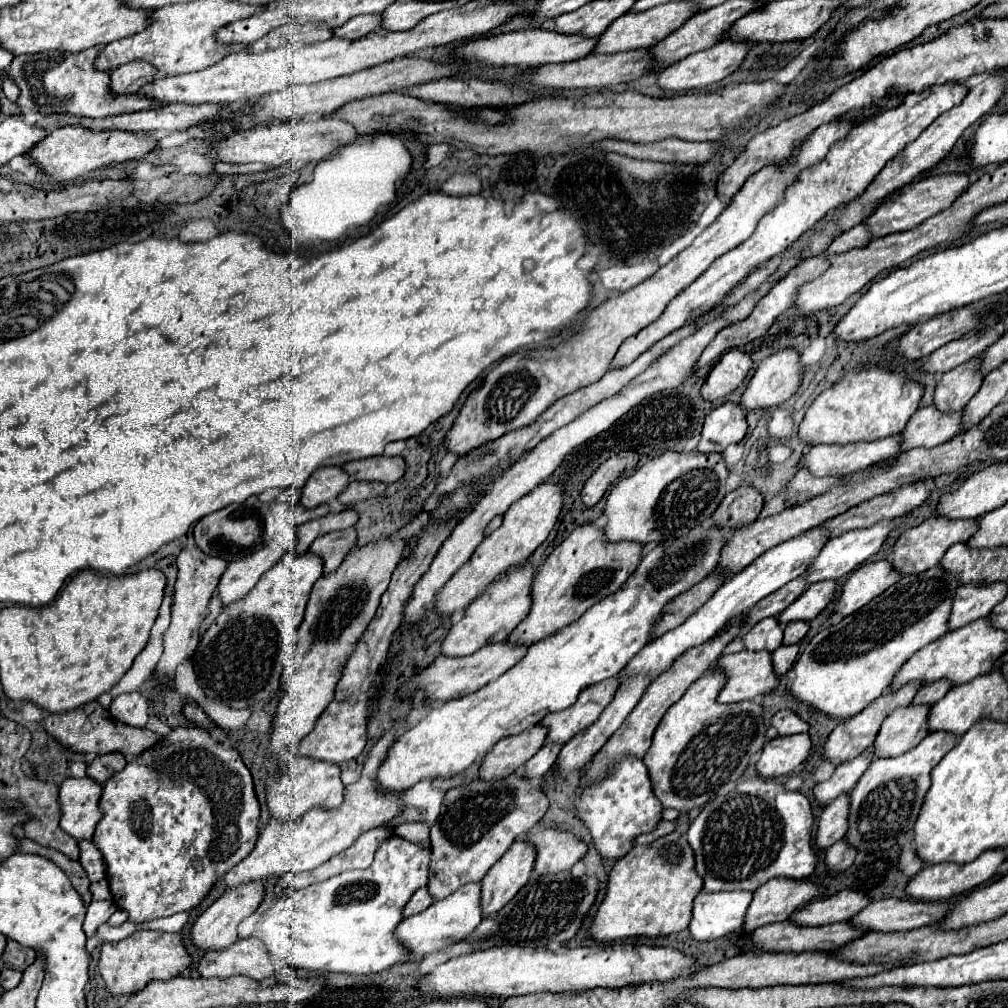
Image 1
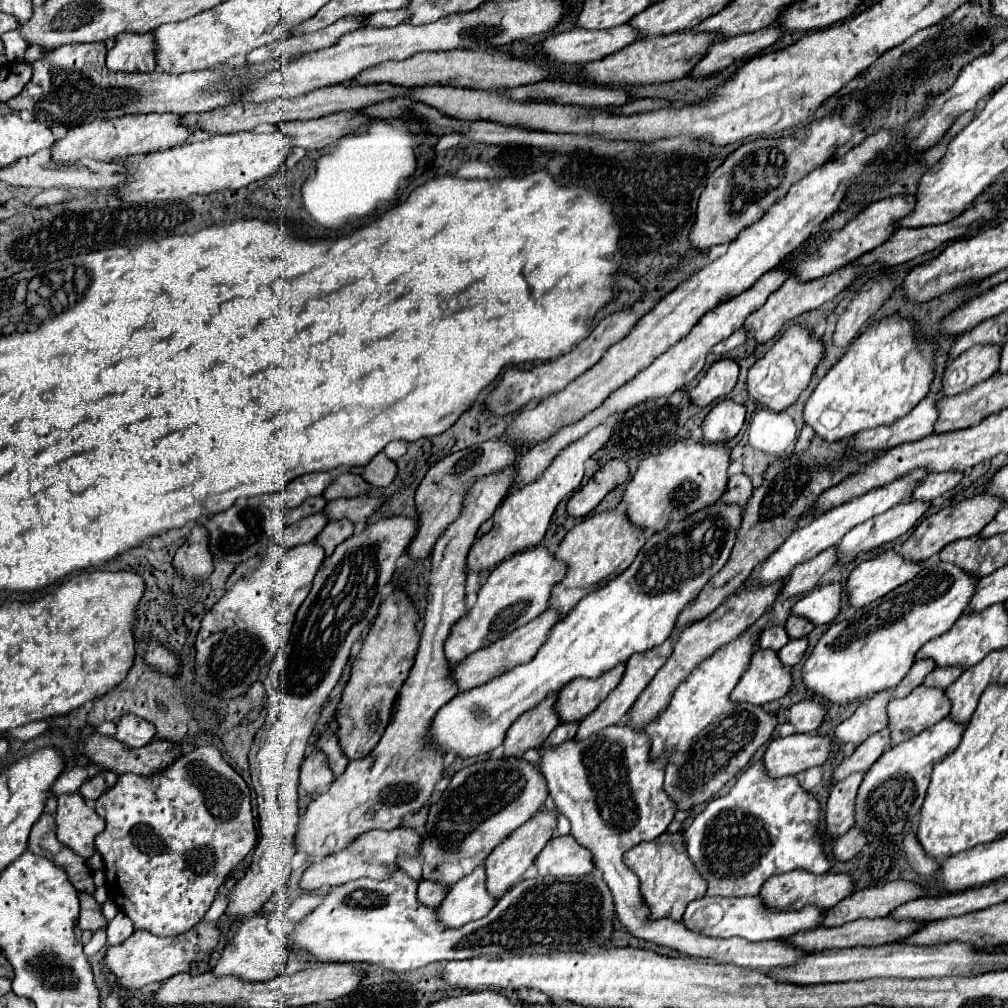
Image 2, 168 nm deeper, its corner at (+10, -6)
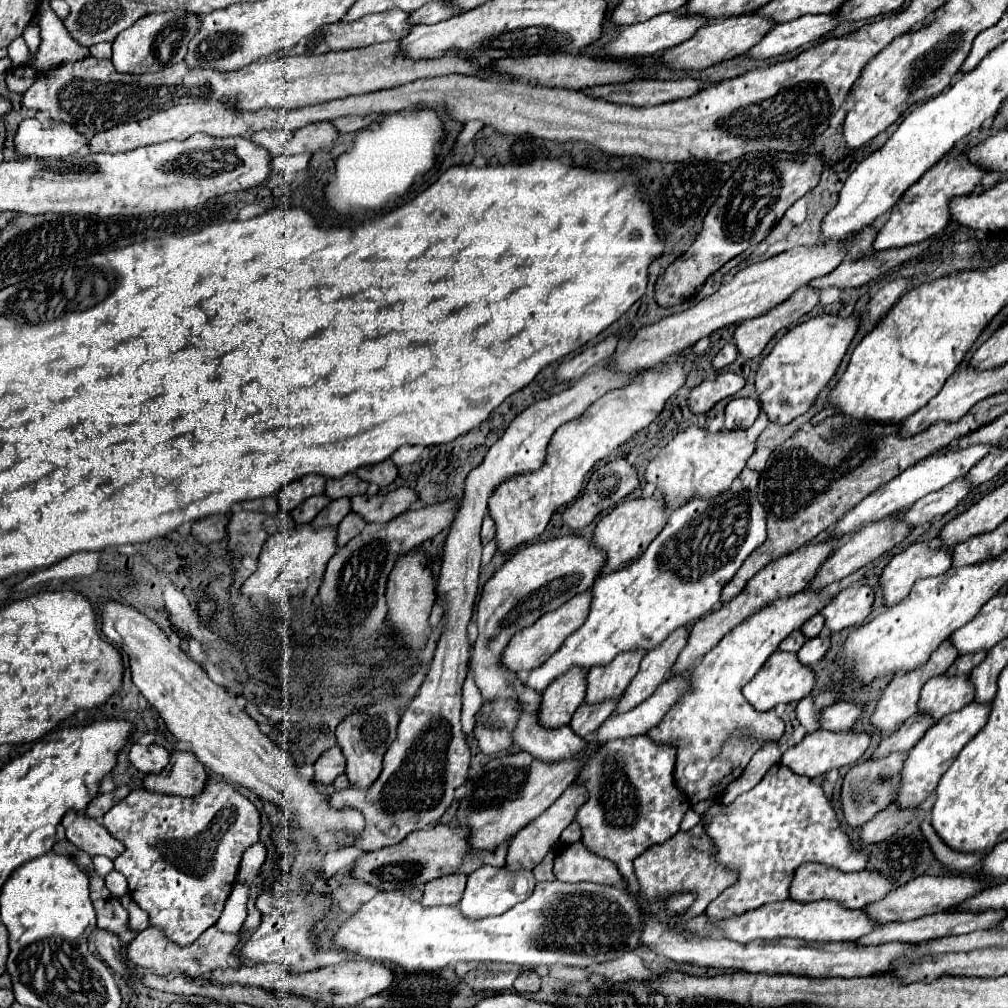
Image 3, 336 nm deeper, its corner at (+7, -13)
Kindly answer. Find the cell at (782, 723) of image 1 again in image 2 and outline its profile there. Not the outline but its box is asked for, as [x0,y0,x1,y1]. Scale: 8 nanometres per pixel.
[788,700,826,734]

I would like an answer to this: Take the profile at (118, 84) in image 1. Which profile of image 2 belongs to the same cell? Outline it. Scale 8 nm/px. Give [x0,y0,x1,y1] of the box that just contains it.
[106,34,156,72]

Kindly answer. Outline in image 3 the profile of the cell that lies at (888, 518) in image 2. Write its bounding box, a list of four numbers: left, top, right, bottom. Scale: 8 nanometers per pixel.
[903,477,975,527]

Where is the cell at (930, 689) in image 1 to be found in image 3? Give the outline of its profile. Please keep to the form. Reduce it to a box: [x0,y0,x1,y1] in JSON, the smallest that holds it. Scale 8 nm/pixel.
[947,651,987,675]

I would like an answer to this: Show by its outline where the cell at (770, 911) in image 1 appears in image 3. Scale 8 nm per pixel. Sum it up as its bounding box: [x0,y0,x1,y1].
[791,863,897,909]

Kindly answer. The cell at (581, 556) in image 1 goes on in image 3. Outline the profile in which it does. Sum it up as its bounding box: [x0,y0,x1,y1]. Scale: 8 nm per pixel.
[593,495,667,575]

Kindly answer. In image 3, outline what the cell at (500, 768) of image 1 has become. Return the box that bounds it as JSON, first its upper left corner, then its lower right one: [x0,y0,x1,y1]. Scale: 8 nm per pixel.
[541,667,589,729]

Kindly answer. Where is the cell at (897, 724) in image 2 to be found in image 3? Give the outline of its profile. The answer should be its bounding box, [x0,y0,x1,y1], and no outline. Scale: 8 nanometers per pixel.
[919,675,975,719]

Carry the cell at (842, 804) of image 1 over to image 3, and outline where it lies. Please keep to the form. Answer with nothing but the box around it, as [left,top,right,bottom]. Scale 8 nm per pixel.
[841,751,907,827]

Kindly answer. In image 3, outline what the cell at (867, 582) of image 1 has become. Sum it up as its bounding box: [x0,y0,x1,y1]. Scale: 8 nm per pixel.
[881,543,953,605]

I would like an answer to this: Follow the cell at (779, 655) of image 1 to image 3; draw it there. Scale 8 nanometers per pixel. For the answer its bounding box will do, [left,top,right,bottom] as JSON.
[797,633,831,665]

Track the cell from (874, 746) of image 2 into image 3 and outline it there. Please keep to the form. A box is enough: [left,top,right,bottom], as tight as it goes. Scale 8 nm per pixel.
[873,713,935,759]

